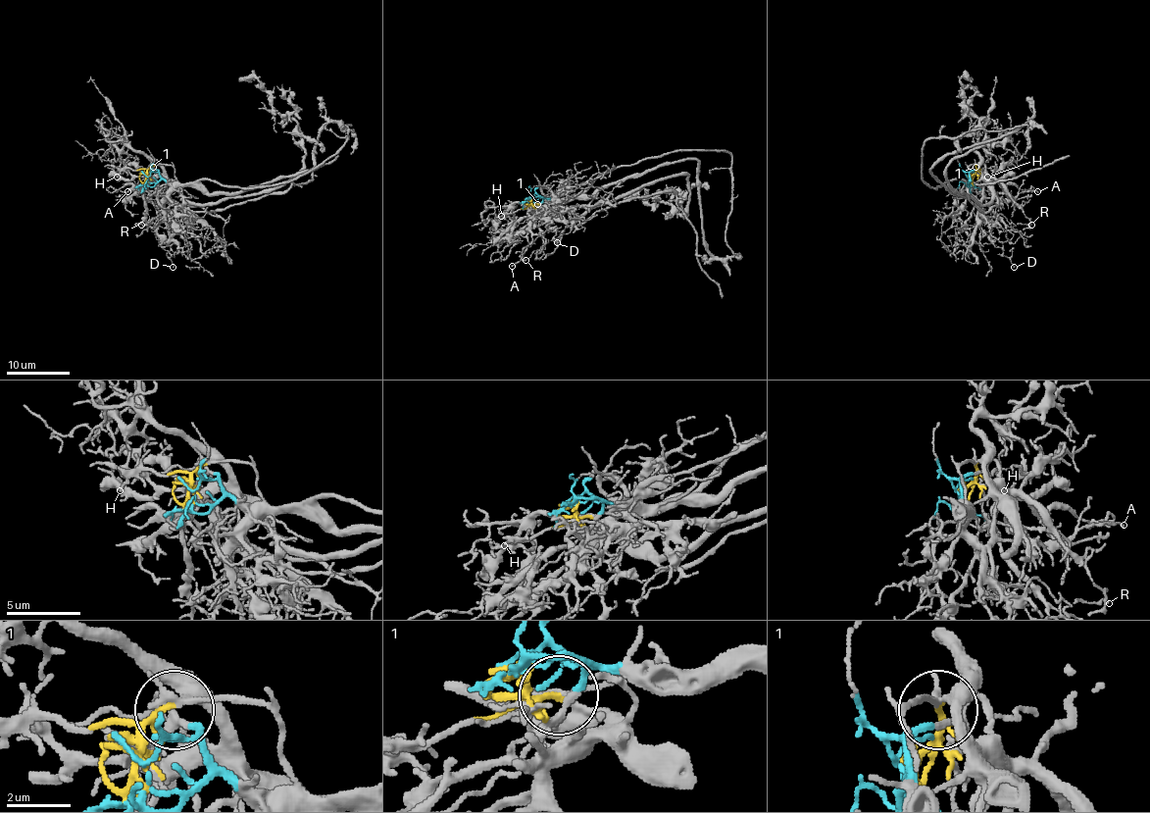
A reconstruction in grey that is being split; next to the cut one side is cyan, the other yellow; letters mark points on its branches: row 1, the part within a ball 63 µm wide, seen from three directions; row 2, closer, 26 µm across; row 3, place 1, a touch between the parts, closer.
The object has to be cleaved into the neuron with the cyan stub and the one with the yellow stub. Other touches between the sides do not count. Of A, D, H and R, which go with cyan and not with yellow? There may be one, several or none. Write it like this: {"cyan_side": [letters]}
{"cyan_side": ["D"]}

